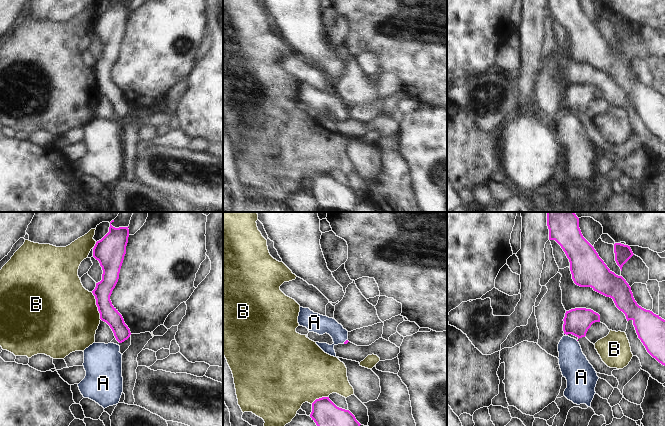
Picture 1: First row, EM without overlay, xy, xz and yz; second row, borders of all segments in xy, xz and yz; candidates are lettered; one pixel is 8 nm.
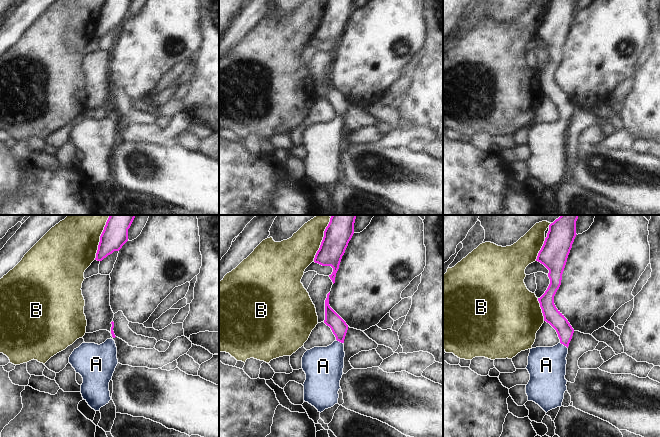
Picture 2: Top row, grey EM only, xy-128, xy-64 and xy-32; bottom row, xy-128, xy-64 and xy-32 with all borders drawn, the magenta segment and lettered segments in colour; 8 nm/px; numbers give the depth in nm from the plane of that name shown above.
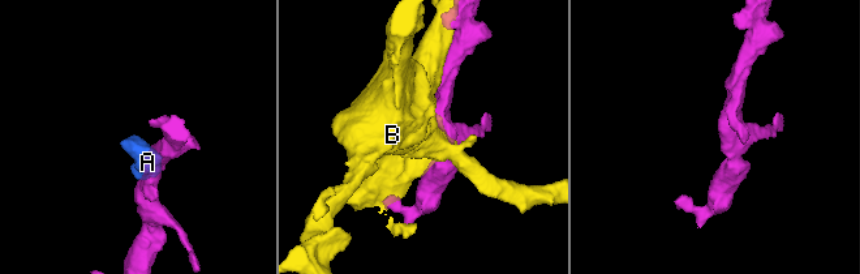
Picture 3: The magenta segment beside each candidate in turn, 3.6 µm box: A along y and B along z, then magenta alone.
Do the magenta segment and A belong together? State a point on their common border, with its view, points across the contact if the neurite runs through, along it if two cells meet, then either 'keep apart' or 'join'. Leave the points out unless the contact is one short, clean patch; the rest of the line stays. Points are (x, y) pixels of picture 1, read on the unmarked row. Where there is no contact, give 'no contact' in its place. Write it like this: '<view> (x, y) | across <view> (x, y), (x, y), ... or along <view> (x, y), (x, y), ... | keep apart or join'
xz (345, 117) | across xz (346, 117), (345, 117), (329, 101), (319, 100) | join

